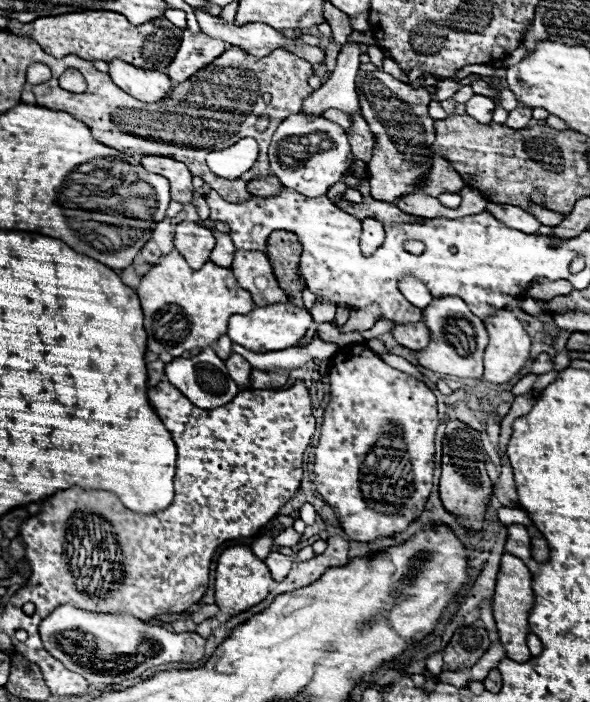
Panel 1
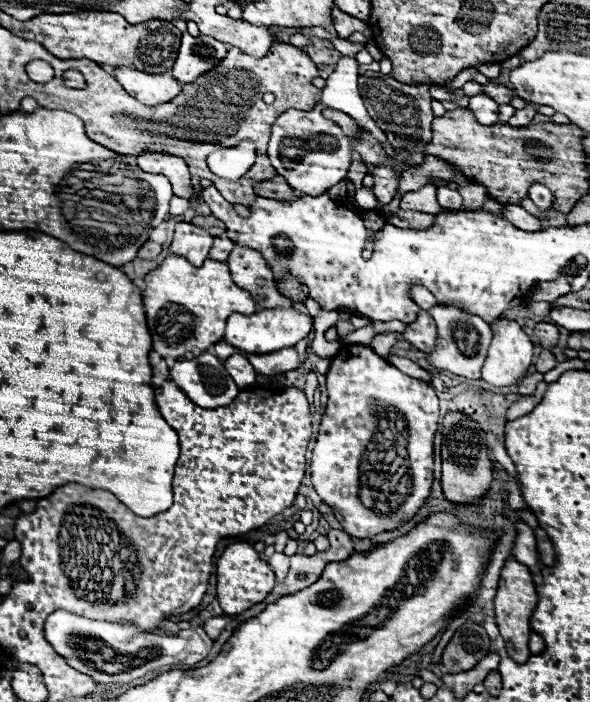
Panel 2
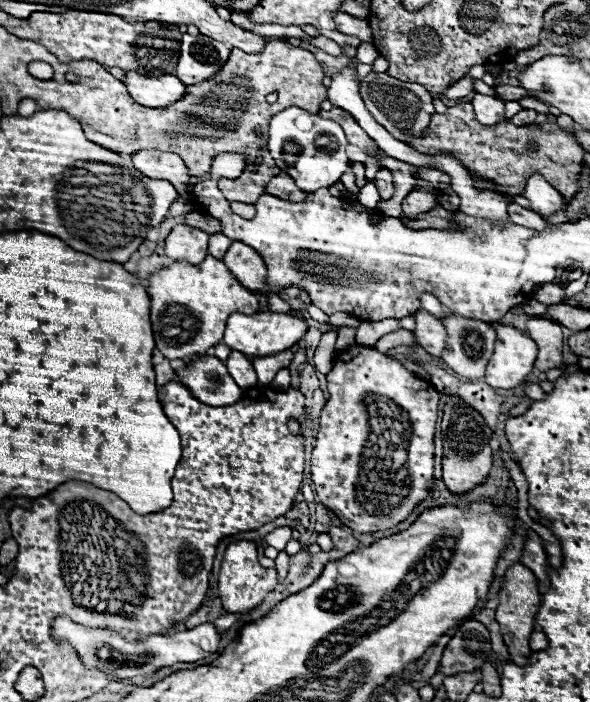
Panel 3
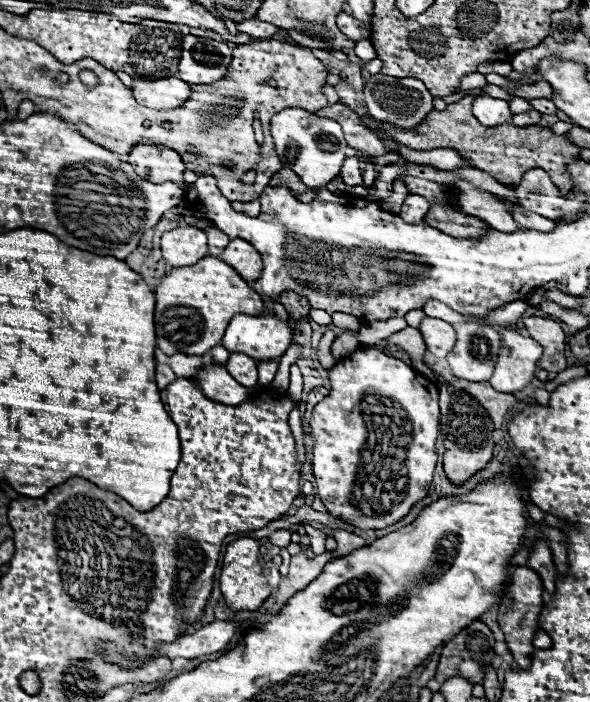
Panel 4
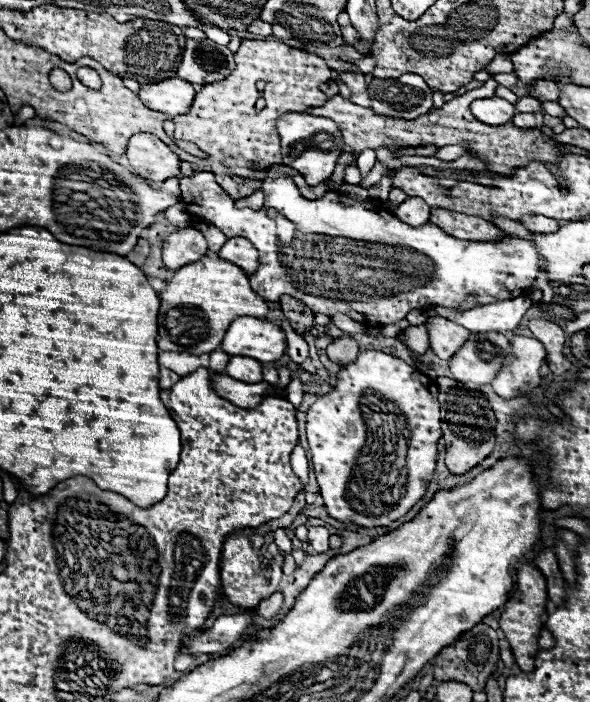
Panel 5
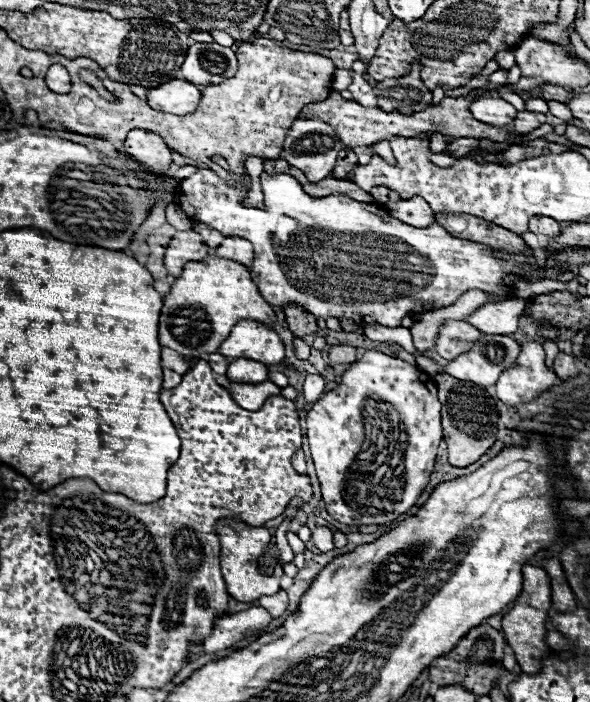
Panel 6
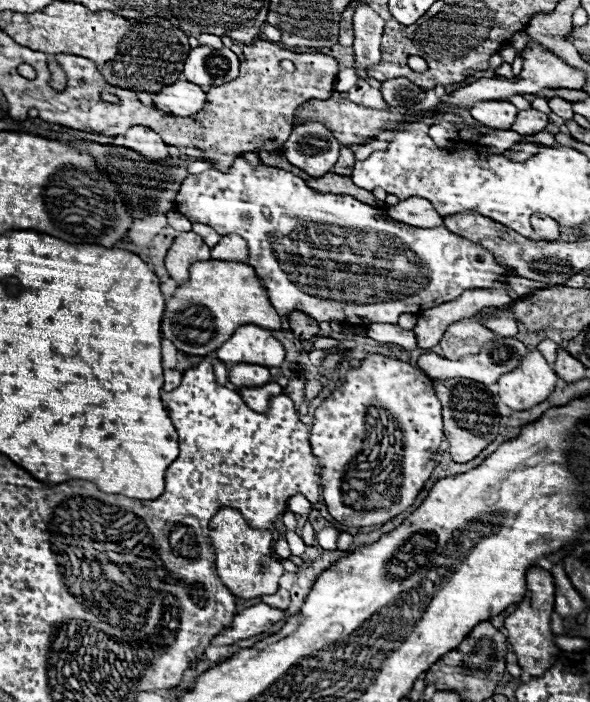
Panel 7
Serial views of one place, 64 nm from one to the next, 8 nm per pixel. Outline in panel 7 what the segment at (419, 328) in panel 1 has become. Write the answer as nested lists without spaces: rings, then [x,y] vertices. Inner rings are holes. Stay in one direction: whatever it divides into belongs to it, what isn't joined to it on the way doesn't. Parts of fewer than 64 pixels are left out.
[[[458,320],[450,324],[440,340],[440,348],[444,352],[444,358],[458,360],[466,354],[476,354],[480,350],[480,344],[492,340],[494,334],[480,326],[474,320]]]

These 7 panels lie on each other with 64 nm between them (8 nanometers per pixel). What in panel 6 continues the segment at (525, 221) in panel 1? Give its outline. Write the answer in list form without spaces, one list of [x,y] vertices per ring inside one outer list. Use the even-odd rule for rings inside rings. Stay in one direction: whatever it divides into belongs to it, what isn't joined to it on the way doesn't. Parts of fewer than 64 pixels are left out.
[[[532,216],[528,222],[530,232],[534,234],[544,234],[544,236],[558,236],[560,234],[560,224],[552,218],[546,216]]]

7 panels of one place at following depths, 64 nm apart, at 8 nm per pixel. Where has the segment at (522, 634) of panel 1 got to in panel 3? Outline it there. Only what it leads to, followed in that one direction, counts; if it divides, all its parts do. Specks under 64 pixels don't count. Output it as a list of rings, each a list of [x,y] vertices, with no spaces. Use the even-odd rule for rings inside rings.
[[[512,564],[502,580],[502,588],[498,592],[498,608],[496,608],[496,620],[500,624],[504,642],[508,646],[510,652],[510,660],[518,666],[526,666],[528,664],[528,656],[530,656],[530,634],[534,630],[534,614],[540,608],[540,592],[538,592],[538,584],[536,578],[532,574],[532,570],[524,568],[522,564]]]

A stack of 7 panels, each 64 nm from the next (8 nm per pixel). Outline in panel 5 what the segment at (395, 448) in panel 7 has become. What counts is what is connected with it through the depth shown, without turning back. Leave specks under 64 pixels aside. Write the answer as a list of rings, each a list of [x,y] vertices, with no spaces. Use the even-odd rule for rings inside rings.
[[[366,350],[366,352],[358,352],[358,358],[346,366],[342,366],[336,372],[336,384],[334,390],[330,394],[324,394],[322,398],[318,398],[312,408],[306,414],[306,432],[308,432],[308,444],[310,444],[310,452],[312,452],[312,466],[316,472],[316,480],[320,486],[320,494],[324,498],[324,506],[328,510],[328,514],[340,522],[352,522],[358,524],[362,528],[378,528],[378,526],[390,526],[394,520],[402,518],[404,514],[408,514],[408,510],[426,494],[426,488],[432,480],[432,472],[436,466],[436,444],[438,438],[442,436],[440,430],[440,404],[438,404],[438,388],[436,382],[428,376],[424,376],[420,370],[416,370],[414,366],[406,364],[400,358],[388,356],[380,350]]]

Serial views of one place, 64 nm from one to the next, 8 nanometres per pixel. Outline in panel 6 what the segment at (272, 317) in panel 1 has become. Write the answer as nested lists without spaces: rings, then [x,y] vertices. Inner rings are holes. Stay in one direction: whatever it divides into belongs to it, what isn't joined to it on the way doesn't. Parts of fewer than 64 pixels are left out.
[[[240,320],[230,330],[230,336],[220,344],[218,352],[228,360],[250,358],[266,366],[278,364],[284,358],[284,344],[276,330],[256,320]]]

